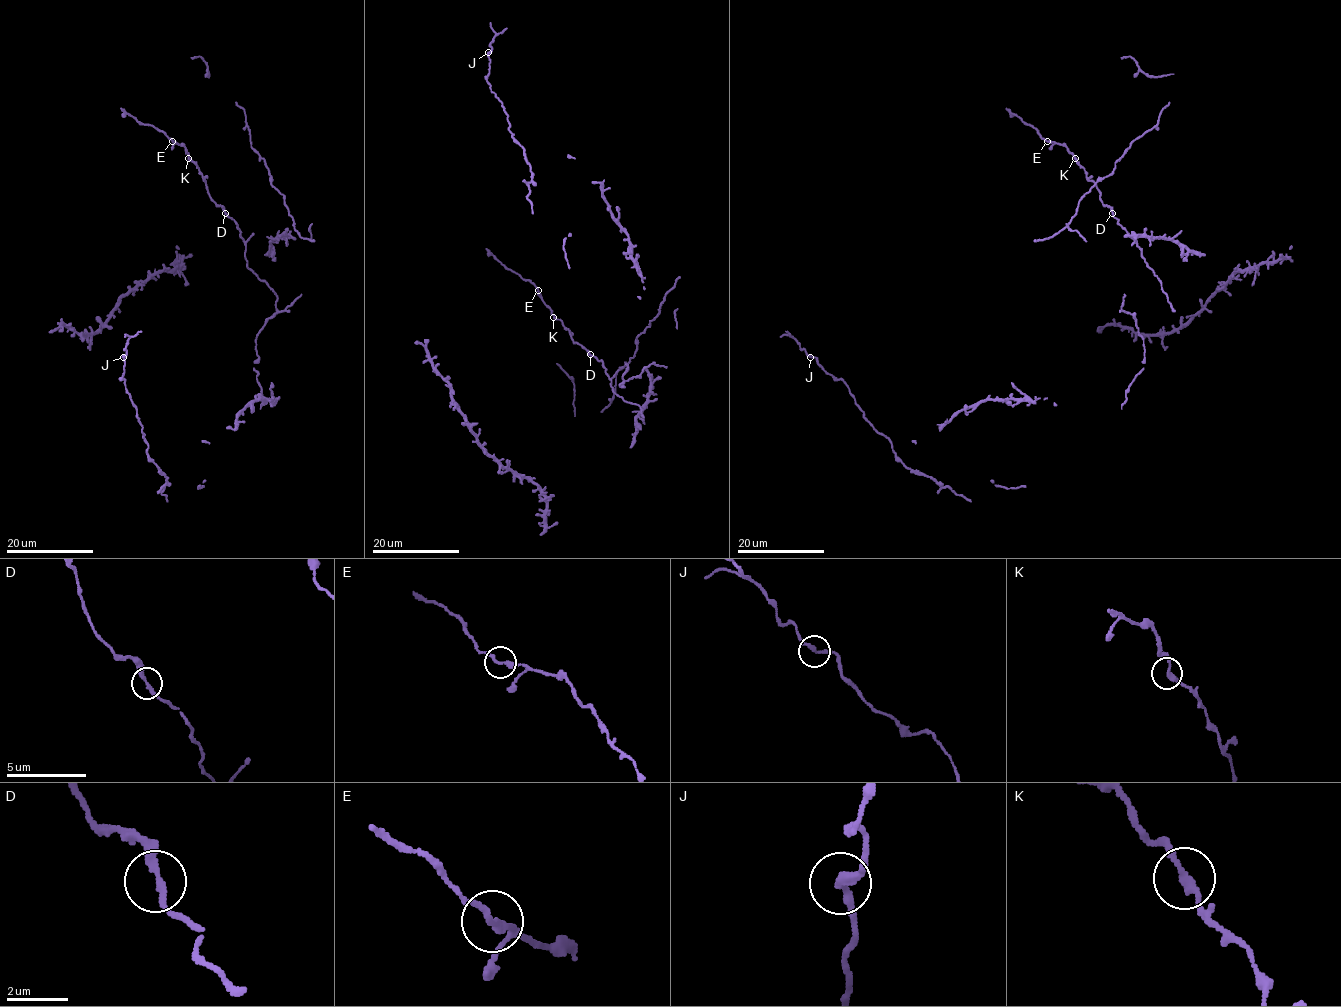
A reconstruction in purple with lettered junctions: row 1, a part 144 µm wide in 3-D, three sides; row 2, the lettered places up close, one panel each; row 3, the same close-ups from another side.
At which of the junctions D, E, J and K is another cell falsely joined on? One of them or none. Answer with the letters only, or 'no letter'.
no letter

